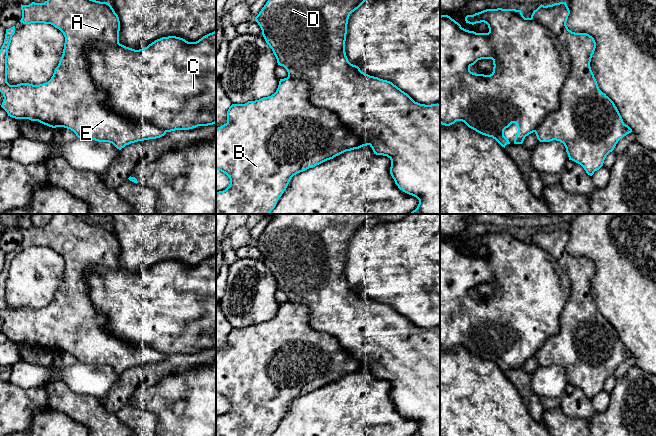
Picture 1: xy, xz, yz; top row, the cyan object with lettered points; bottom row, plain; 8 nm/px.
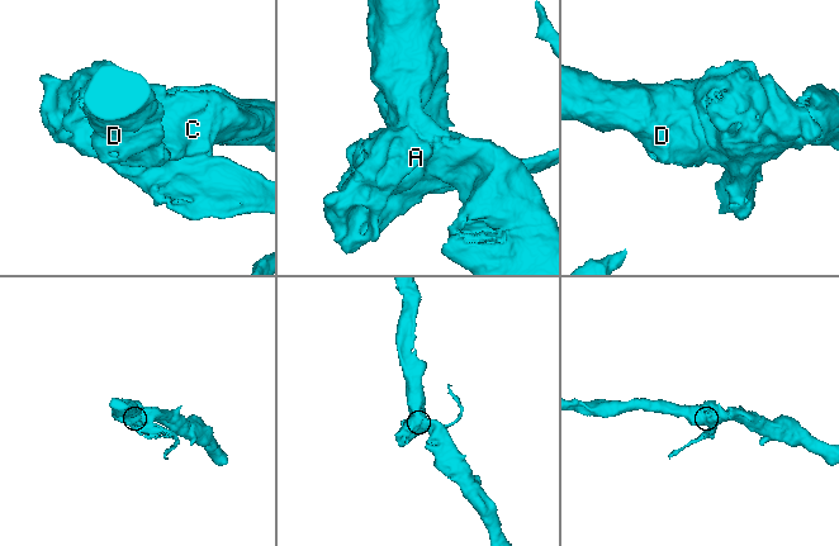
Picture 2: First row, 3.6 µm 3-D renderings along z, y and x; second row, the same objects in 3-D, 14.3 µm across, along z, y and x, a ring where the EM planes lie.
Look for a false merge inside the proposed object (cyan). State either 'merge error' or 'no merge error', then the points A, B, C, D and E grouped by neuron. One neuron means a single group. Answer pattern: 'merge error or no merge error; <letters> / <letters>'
merge error; A B E / C D

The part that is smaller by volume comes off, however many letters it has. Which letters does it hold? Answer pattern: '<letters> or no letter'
A, B, E

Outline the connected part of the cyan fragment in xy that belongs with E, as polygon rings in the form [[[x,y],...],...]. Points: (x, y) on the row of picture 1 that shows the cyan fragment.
[[[47,0],[44,3],[21,4],[21,10],[21,23],[51,24],[63,33],[65,43],[59,64],[48,82],[10,85],[7,82],[7,57],[15,26],[6,29],[0,49],[0,92],[4,97],[1,107],[8,116],[38,121],[52,128],[64,127],[73,131],[78,138],[109,142],[119,150],[131,143],[160,138],[166,134],[151,123],[130,120],[114,113],[106,105],[105,92],[94,84],[89,73],[88,49],[99,42],[109,45],[119,43],[120,21],[110,3],[96,0]]]

